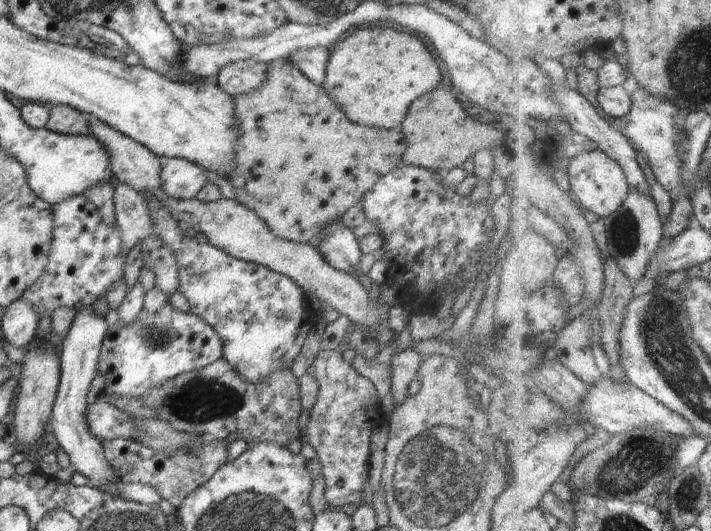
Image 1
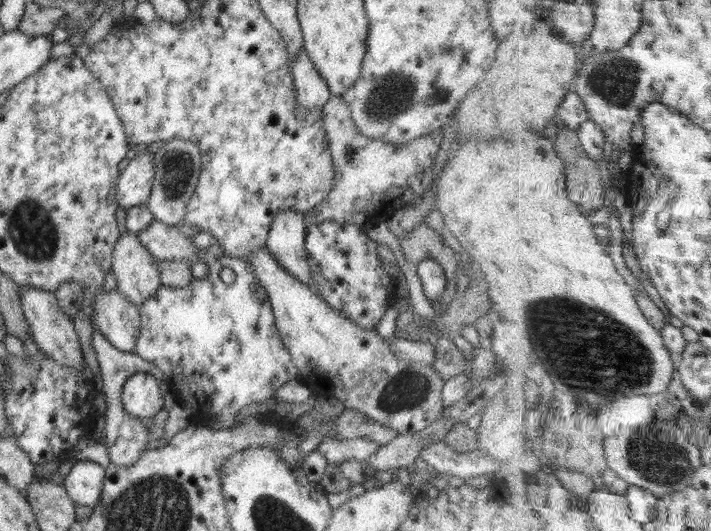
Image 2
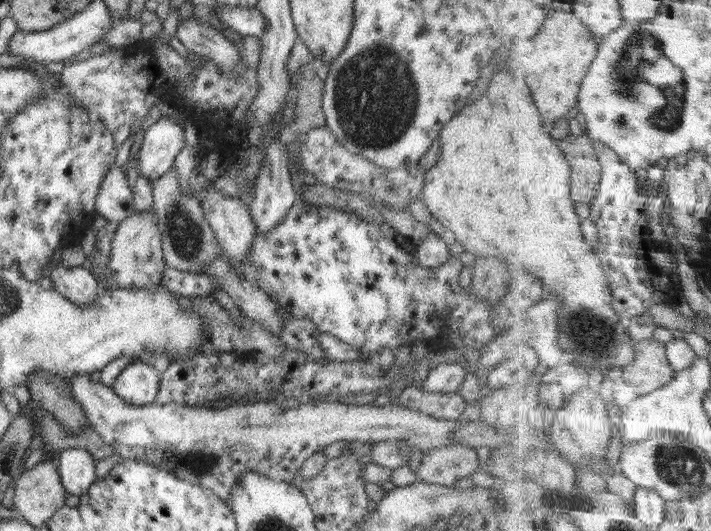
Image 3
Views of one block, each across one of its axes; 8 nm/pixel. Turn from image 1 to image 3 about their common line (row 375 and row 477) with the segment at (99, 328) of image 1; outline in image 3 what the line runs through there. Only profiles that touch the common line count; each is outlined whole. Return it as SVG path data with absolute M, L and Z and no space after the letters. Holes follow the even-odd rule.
M68 448L60 453L57 470L68 495L80 496L92 486L96 464L97 460L84 449Z

